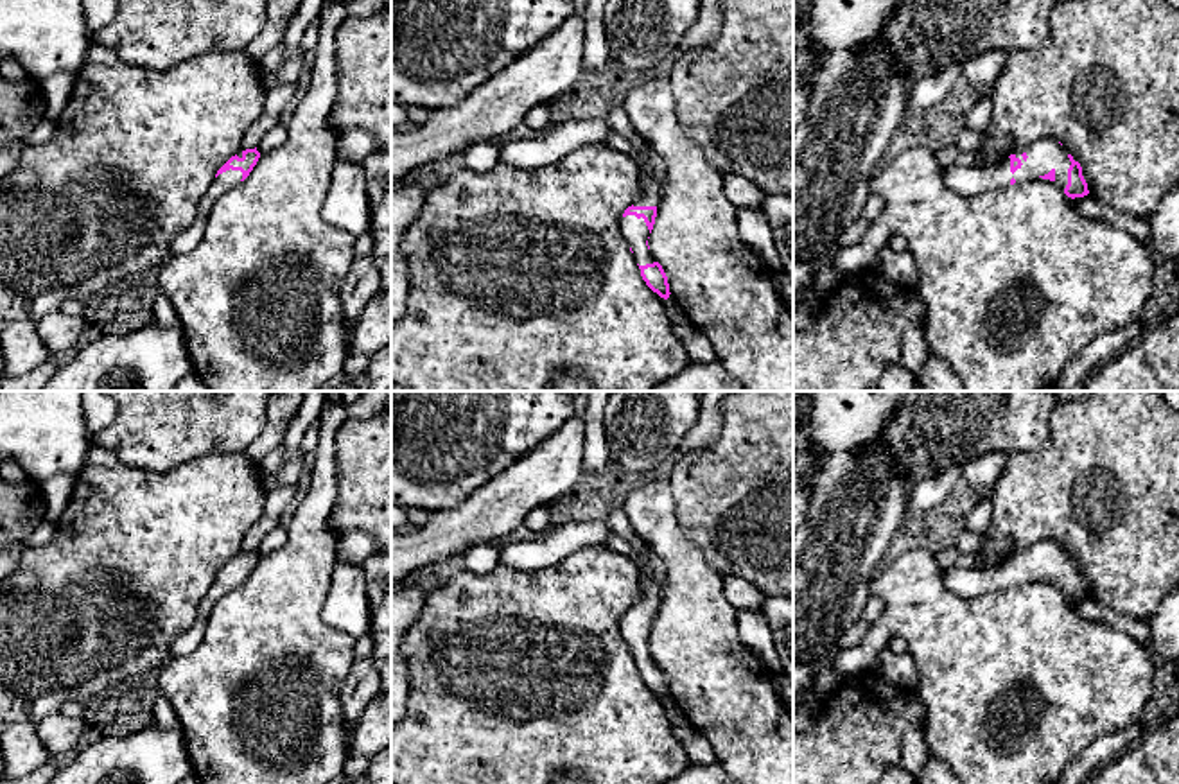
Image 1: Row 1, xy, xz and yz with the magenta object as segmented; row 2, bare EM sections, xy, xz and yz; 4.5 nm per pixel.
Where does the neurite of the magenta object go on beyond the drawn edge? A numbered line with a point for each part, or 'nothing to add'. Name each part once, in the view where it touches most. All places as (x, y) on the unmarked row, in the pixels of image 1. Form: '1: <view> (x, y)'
1: yz (1043, 557)

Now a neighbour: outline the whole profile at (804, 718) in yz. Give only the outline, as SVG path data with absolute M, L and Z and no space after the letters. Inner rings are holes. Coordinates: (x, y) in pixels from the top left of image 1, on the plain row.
M800 705L793 710L793 732L808 732L811 730L820 716L820 707L817 705Z

